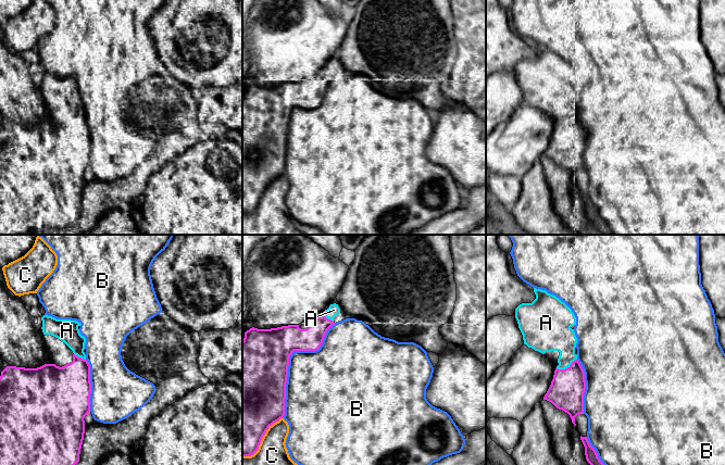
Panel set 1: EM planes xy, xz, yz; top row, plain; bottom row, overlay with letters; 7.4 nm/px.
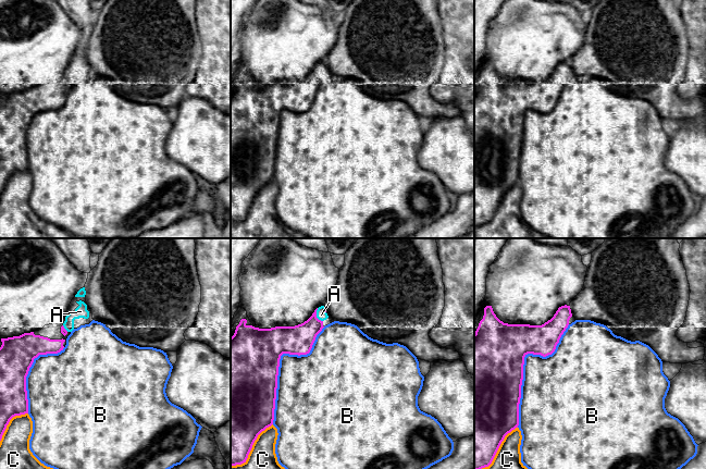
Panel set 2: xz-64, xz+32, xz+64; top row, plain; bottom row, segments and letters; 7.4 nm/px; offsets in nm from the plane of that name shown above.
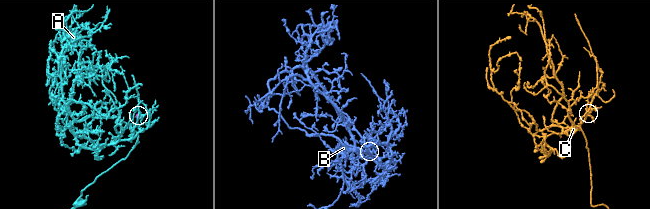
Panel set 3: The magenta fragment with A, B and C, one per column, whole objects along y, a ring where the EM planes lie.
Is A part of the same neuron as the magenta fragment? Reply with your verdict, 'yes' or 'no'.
yes

